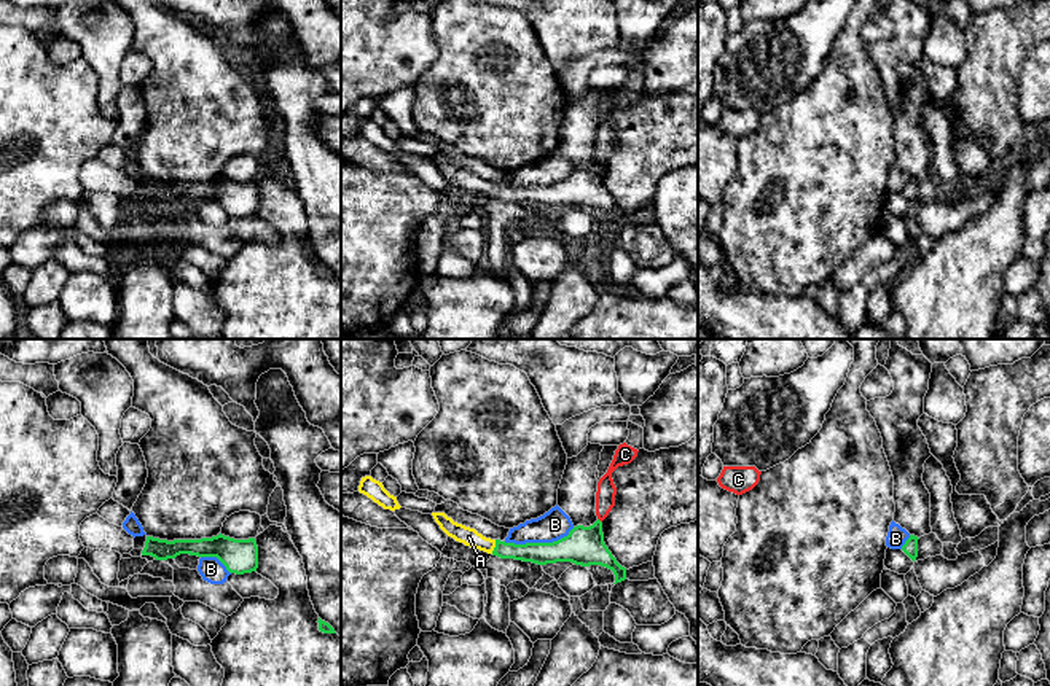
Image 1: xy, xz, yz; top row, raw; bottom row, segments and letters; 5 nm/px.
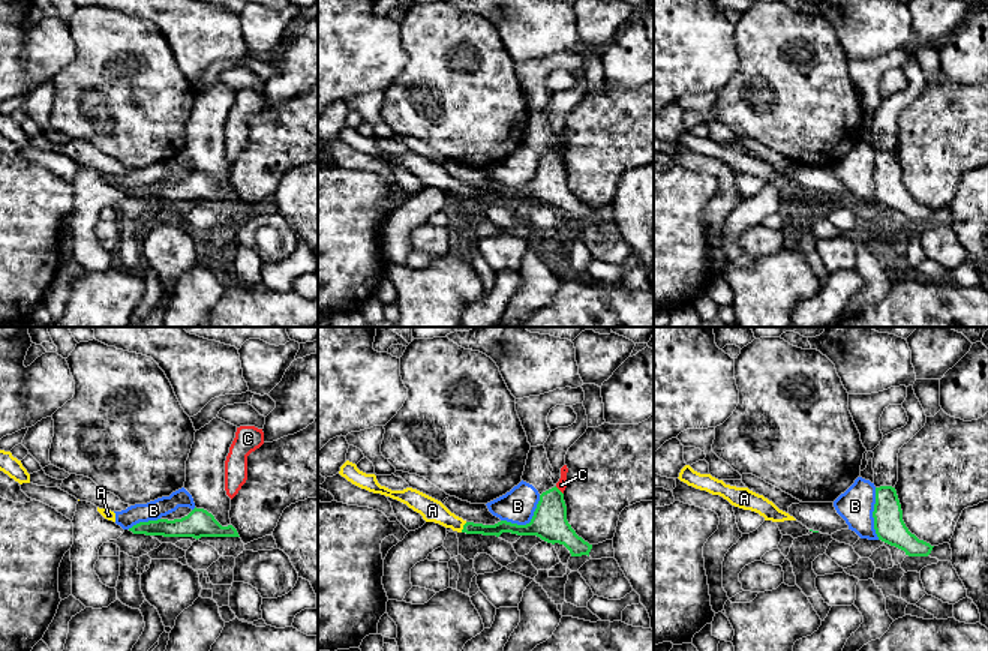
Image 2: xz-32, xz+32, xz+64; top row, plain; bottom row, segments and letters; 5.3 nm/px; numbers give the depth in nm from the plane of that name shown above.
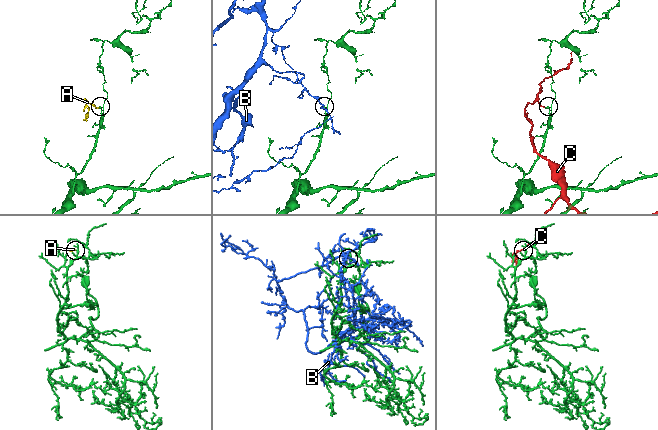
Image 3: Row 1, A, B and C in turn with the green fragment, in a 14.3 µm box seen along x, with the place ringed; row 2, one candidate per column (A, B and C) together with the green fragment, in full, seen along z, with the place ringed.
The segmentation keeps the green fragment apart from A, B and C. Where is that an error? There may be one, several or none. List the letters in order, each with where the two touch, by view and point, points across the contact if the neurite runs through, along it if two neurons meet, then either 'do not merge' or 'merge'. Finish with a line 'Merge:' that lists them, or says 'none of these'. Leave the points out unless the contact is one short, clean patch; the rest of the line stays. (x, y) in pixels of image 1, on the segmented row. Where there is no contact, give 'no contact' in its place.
A: meets green in xz at (496, 546); runs through xz (537, 553), (504, 551), (496, 546), (469, 537); merge
B: meets green in xz at (539, 543); do not merge
C: meets green in xz at (599, 521); do not merge
Merge: A

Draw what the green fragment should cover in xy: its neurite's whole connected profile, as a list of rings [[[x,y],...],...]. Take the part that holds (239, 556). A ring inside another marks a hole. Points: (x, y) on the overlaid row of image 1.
[[[225,535],[201,540],[159,540],[147,536],[142,555],[156,560],[175,559],[180,554],[217,557],[229,573],[244,575],[258,568],[258,546],[255,538],[234,540]]]

